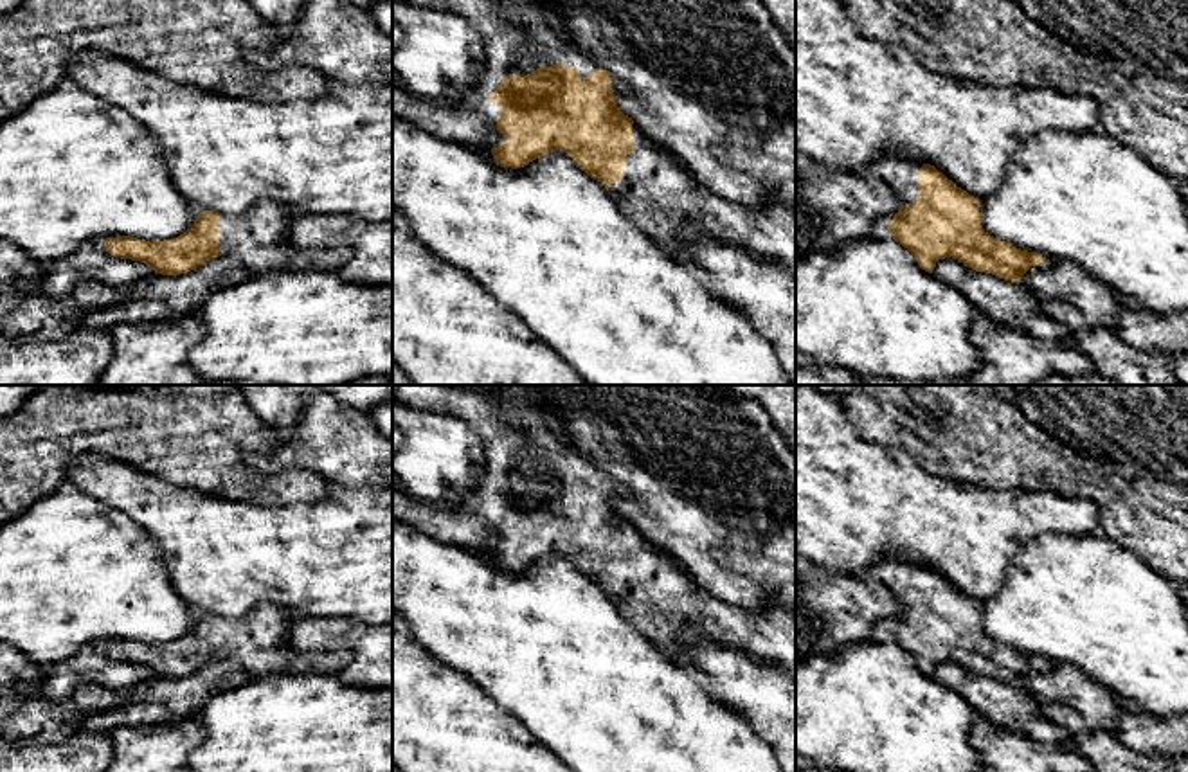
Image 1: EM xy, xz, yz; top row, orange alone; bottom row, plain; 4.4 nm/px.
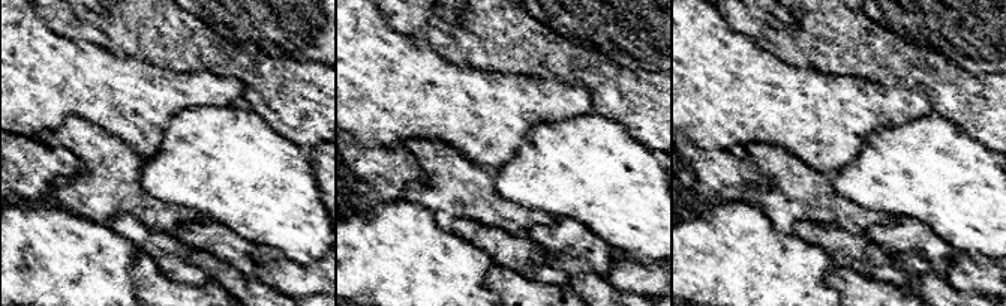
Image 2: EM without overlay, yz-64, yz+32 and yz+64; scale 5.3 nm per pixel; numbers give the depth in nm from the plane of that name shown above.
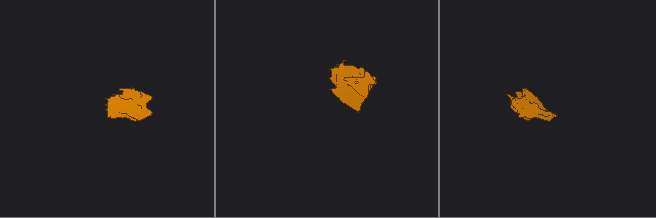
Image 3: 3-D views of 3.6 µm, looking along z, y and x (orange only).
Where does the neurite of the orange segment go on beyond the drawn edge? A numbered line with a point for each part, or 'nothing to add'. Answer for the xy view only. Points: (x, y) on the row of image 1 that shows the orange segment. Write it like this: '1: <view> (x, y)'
1: xy (258, 238)

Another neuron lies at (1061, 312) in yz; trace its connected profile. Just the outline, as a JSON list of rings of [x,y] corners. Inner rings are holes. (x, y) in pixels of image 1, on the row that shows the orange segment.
[[[1042,301],[1040,308],[1055,322],[1067,326],[1069,340],[1093,360],[1098,374],[1118,385],[1181,385],[1168,356],[1134,349],[1116,329],[1093,326],[1066,302]]]

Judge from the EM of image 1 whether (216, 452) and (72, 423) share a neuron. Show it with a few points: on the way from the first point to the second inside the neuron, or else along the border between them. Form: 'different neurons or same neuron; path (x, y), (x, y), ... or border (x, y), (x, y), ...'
same neuron; path (180, 436), (108, 423)

